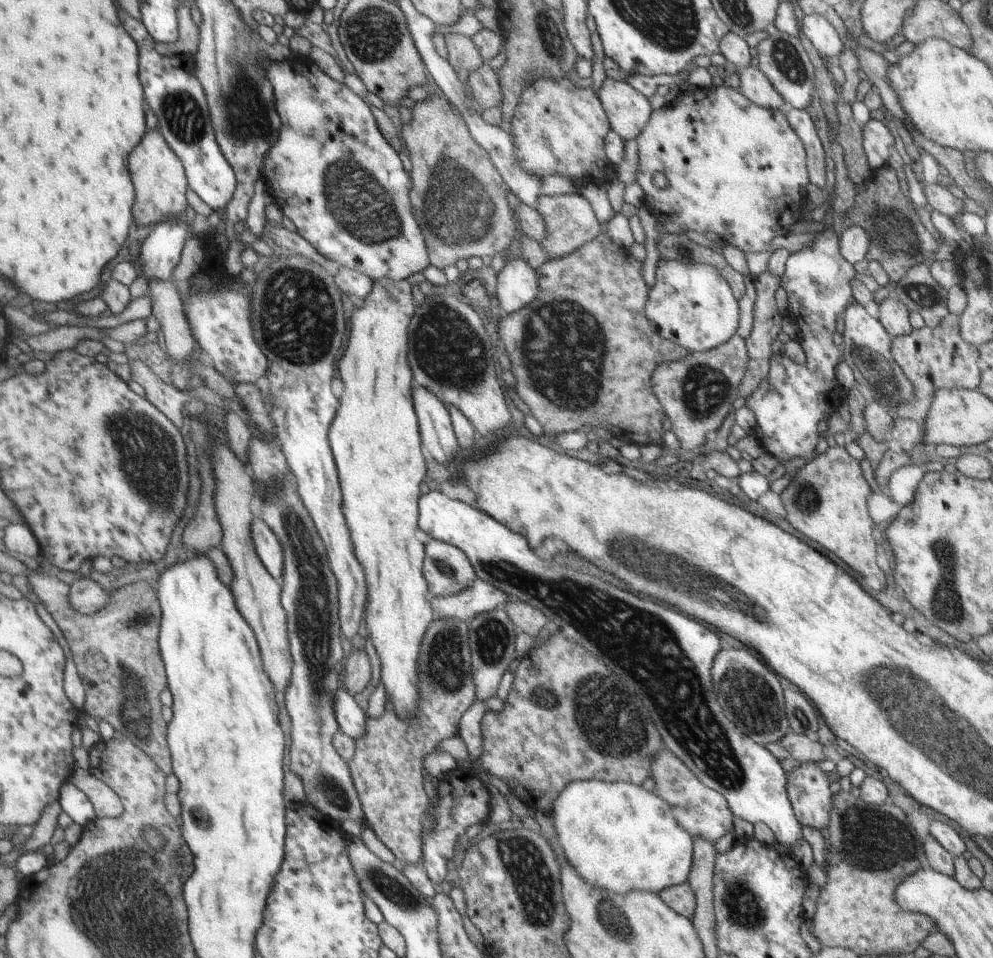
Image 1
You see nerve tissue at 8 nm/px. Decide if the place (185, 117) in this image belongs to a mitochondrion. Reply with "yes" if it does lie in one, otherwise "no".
yes

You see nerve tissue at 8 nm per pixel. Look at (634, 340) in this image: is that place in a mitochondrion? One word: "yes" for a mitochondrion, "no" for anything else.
no

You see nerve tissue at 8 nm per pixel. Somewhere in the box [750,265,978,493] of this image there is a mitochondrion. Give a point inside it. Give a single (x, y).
(870, 365)

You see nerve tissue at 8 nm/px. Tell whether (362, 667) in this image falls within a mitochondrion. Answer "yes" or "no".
no

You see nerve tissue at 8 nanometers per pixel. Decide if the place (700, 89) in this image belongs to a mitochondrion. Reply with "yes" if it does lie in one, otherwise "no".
no

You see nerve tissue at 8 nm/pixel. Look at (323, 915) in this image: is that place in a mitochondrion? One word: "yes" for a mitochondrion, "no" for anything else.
no

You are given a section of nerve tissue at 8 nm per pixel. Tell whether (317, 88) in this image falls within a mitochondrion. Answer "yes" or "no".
no

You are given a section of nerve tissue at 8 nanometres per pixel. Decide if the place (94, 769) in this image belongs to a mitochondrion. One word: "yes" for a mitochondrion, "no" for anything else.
no

